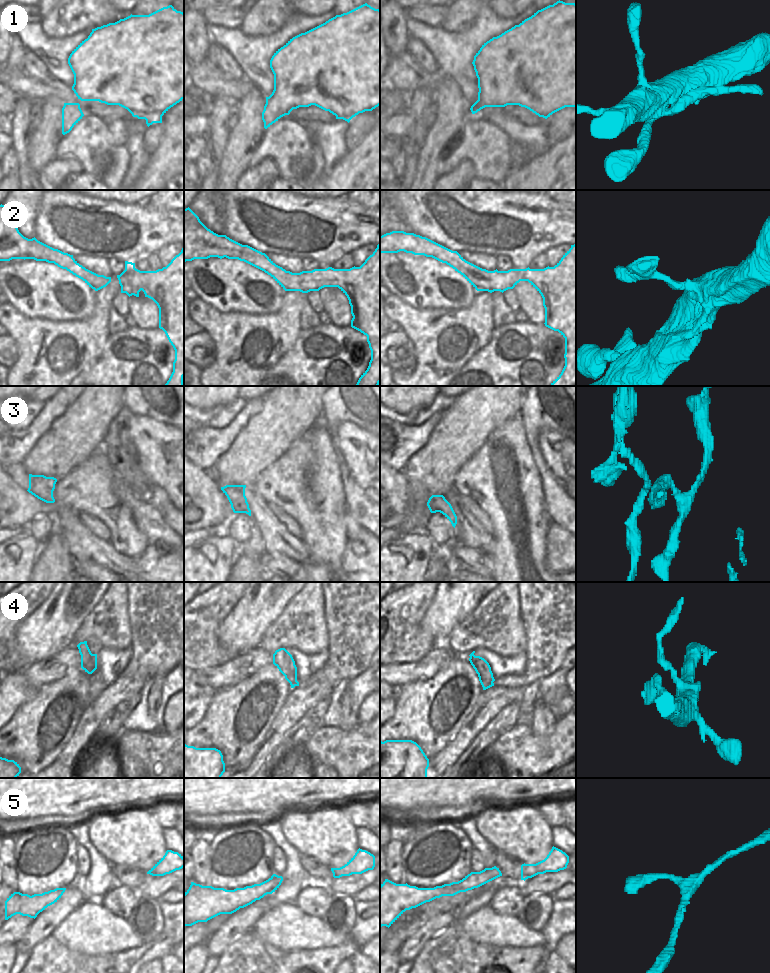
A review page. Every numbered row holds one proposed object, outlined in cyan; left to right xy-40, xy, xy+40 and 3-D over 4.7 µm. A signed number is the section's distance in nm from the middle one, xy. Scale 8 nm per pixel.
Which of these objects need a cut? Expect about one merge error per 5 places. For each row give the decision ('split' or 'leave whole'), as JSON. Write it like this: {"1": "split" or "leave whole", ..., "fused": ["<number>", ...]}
{"1": "leave whole", "2": "leave whole", "3": "split", "4": "split", "5": "leave whole", "fused": ["3", "4"]}

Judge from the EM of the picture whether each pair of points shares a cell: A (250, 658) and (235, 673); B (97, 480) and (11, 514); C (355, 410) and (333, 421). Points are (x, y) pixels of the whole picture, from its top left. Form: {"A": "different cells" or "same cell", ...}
{"A": "same cell", "B": "same cell", "C": "same cell"}

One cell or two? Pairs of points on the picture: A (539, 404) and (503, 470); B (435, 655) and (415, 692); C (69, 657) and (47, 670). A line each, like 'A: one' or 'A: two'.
A: two
B: two
C: one

